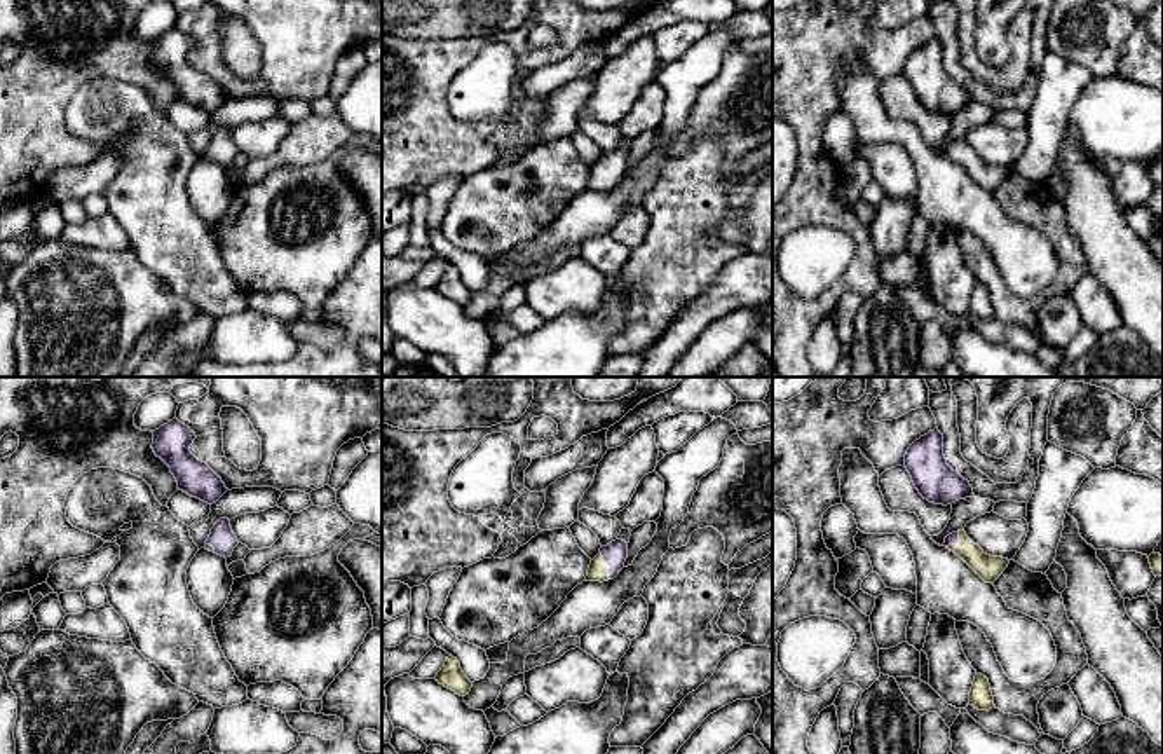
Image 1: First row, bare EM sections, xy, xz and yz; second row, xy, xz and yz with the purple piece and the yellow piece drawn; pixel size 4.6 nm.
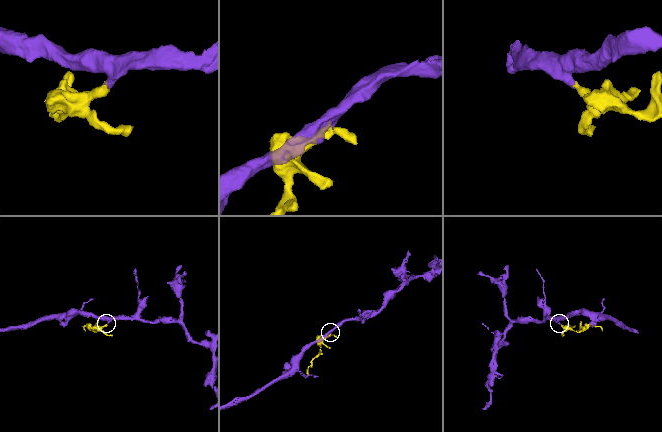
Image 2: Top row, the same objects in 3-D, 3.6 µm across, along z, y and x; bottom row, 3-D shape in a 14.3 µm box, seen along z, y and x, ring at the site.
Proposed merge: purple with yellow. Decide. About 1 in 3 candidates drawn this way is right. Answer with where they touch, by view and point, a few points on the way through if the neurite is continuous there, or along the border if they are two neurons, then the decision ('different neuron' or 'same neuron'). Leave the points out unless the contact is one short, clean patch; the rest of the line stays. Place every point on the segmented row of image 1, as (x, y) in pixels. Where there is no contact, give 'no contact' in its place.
xz (607, 566) | across xz (614, 555), (607, 566), (598, 571) | same neuron

